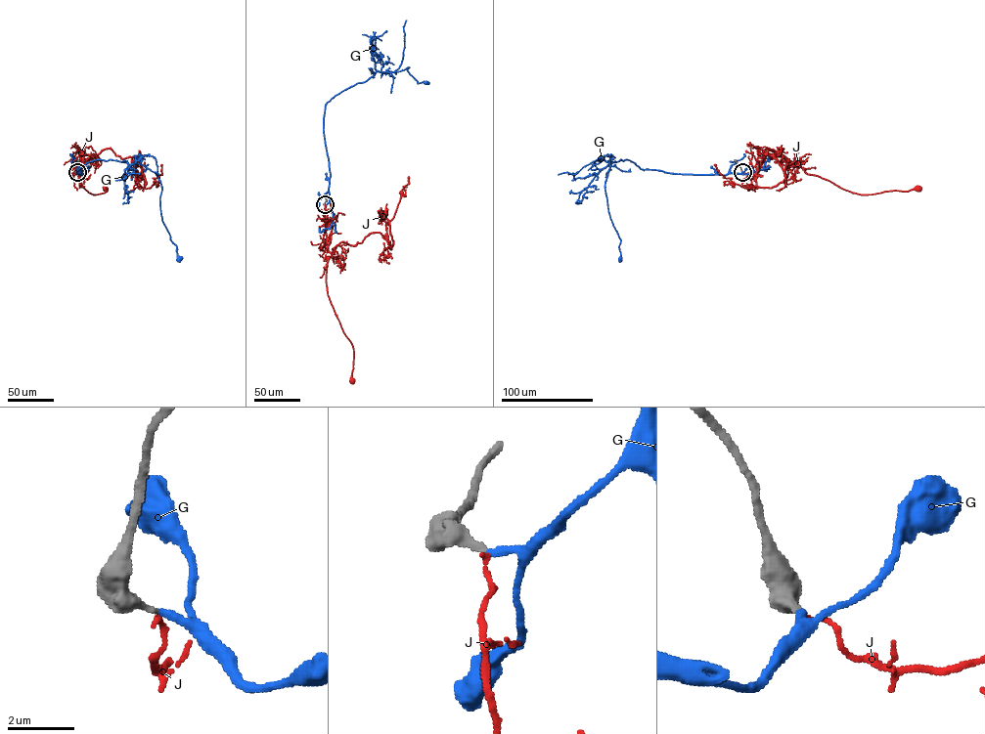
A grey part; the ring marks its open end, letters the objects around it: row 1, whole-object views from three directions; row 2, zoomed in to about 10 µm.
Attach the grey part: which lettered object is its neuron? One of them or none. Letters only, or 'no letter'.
G

